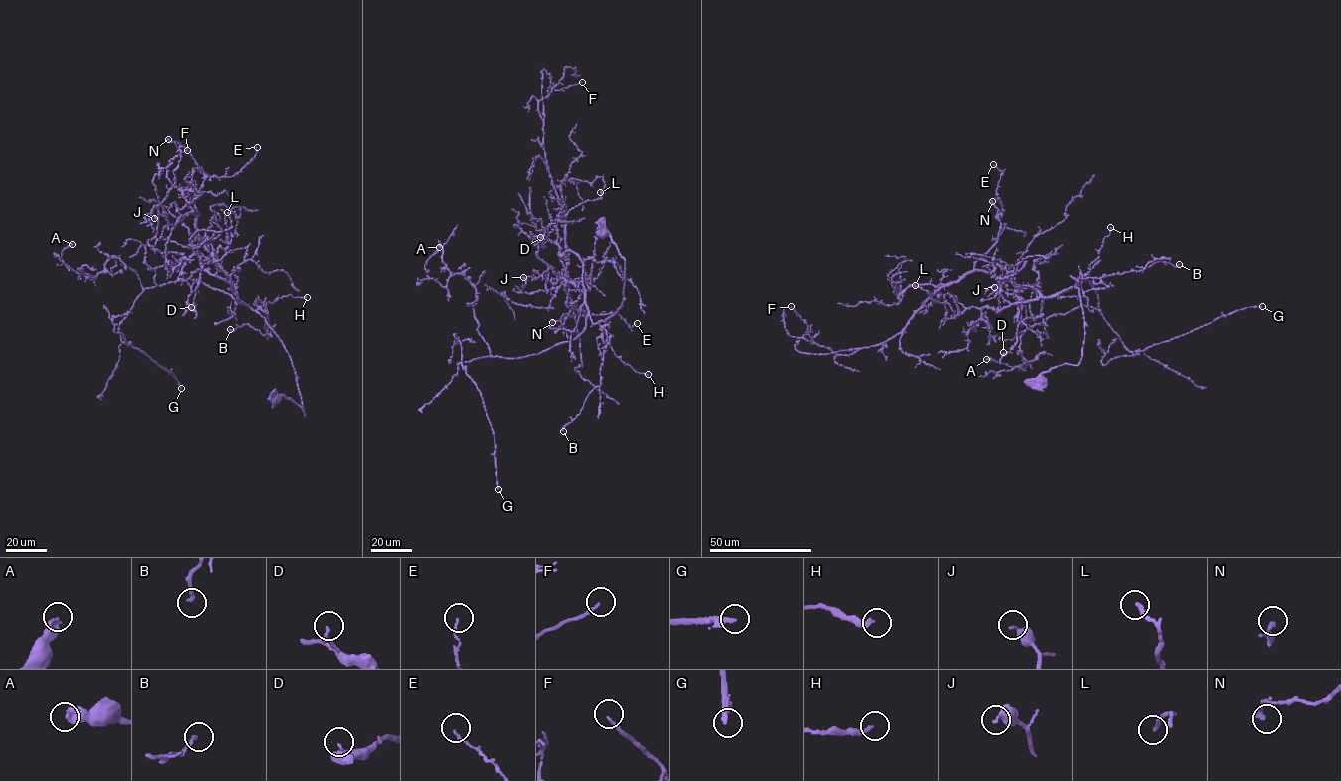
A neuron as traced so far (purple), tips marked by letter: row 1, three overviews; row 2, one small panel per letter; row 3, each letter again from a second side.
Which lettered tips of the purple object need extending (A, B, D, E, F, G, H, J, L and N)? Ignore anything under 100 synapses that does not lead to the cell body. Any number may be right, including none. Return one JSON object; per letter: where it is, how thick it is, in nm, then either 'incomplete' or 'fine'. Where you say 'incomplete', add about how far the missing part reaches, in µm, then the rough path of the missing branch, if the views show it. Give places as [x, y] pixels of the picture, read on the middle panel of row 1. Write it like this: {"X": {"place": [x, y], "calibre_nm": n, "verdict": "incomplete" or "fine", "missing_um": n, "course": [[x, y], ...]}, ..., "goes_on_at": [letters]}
{"A": {"place": [439, 247], "calibre_nm": 480, "verdict": "fine"}, "B": {"place": [563, 431], "calibre_nm": 160, "verdict": "fine"}, "D": {"place": [540, 237], "calibre_nm": 150, "verdict": "fine"}, "E": {"place": [637, 323], "calibre_nm": 110, "verdict": "fine"}, "F": {"place": [582, 82], "calibre_nm": 140, "verdict": "fine"}, "G": {"place": [498, 489], "calibre_nm": 320, "verdict": "incomplete", "missing_um": 60}, "H": {"place": [648, 374], "calibre_nm": 240, "verdict": "fine"}, "J": {"place": [523, 277], "calibre_nm": 460, "verdict": "fine"}, "L": {"place": [600, 192], "calibre_nm": 220, "verdict": "fine"}, "N": {"place": [552, 322], "calibre_nm": 160, "verdict": "fine"}, "goes_on_at": ["G"]}

